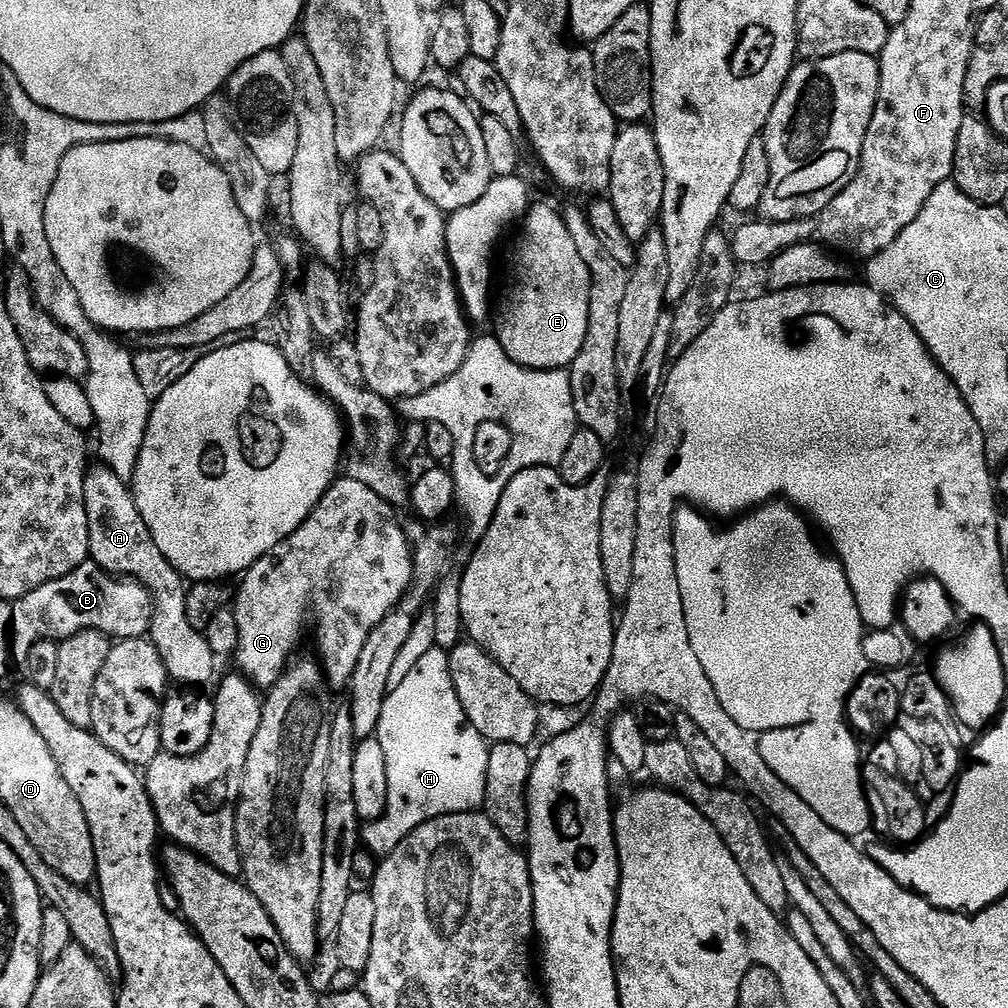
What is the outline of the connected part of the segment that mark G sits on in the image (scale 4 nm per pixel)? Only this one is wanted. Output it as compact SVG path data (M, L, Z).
M345 475L328 487L318 506L314 506L306 522L302 522L294 534L278 542L274 550L258 558L258 562L243 573L234 603L238 618L238 646L234 663L240 667L237 668L239 675L252 681L257 689L273 688L287 668L288 661L299 649L296 647L304 636L304 623L308 620L316 635L315 651L329 685L347 685L351 681L362 646L366 646L366 638L370 638L374 626L378 626L386 614L400 605L400 599L412 584L414 548L411 543L408 545L408 536L396 512L397 509L374 494L370 486L362 486L362 482Z

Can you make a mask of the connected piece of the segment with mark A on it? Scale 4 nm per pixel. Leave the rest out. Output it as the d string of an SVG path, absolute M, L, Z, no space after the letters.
M103 466L89 467L84 473L84 505L86 506L86 518L88 519L88 529L90 530L90 546L88 555L91 563L97 564L103 572L110 572L117 578L131 578L152 596L152 626L150 629L150 639L152 645L158 650L162 662L166 666L169 677L184 686L196 686L192 684L208 684L212 680L212 675L216 672L217 657L213 656L208 639L203 632L194 630L187 622L187 594L186 581L180 575L180 571L158 550L146 522L138 514L136 499L132 497L131 487L125 481L114 474L114 470Z

